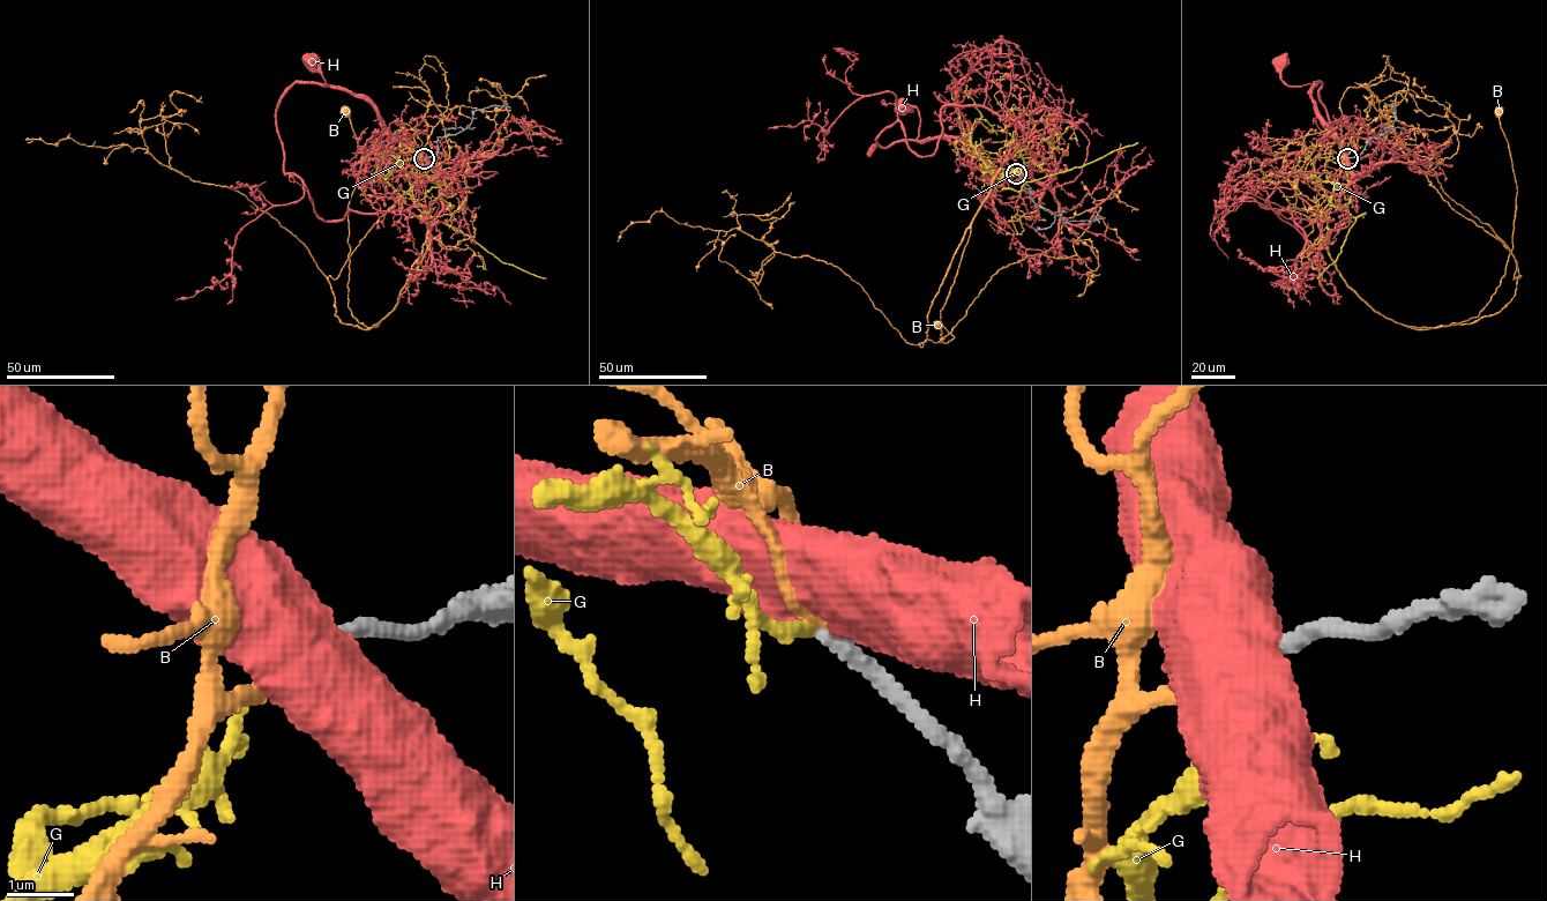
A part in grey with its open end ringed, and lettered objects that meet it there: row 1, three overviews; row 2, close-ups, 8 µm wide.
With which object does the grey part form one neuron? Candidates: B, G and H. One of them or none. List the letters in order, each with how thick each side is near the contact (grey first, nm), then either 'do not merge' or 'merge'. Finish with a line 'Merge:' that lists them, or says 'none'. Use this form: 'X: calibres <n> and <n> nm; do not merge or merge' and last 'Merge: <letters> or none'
B: calibres 260 and 190 nm; merge
G: calibres 240 and 220 nm; do not merge
H: calibres 260 and 800 nm; do not merge
Merge: B

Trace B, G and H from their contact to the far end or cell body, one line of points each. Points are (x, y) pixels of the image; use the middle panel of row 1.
B: (1016, 173), (1004, 158), (1019, 148), (1001, 165), (972, 221), (940, 311), (940, 342), (954, 337), (936, 325)
G: (1016, 175), (1007, 170), (1000, 173), (1001, 177), (1018, 172), (1022, 178), (1033, 181), (1082, 168), (1138, 142)
H: (1016, 175), (995, 170), (958, 139), (916, 140), (919, 112), (907, 104), (902, 108)

